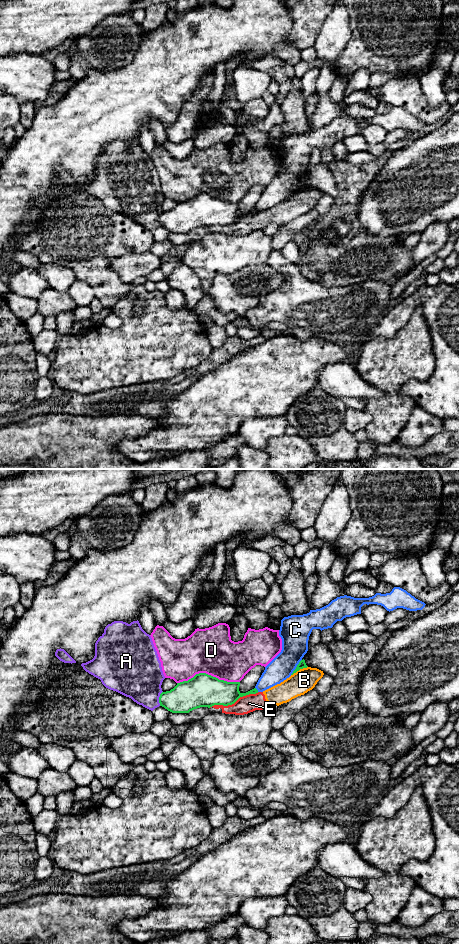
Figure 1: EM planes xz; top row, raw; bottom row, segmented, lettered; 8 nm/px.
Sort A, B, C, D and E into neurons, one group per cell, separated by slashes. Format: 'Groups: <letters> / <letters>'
Groups: A / B E / C / D

